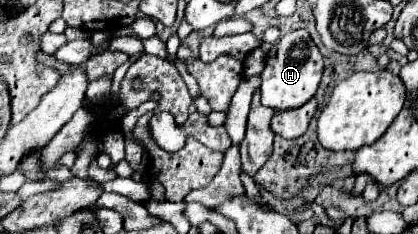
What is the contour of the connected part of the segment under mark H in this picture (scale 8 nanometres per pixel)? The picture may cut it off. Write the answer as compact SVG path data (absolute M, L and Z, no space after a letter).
M307 30L287 32L267 56L267 66L261 74L261 104L273 110L293 110L311 100L317 92L323 74L323 56L309 38Z

